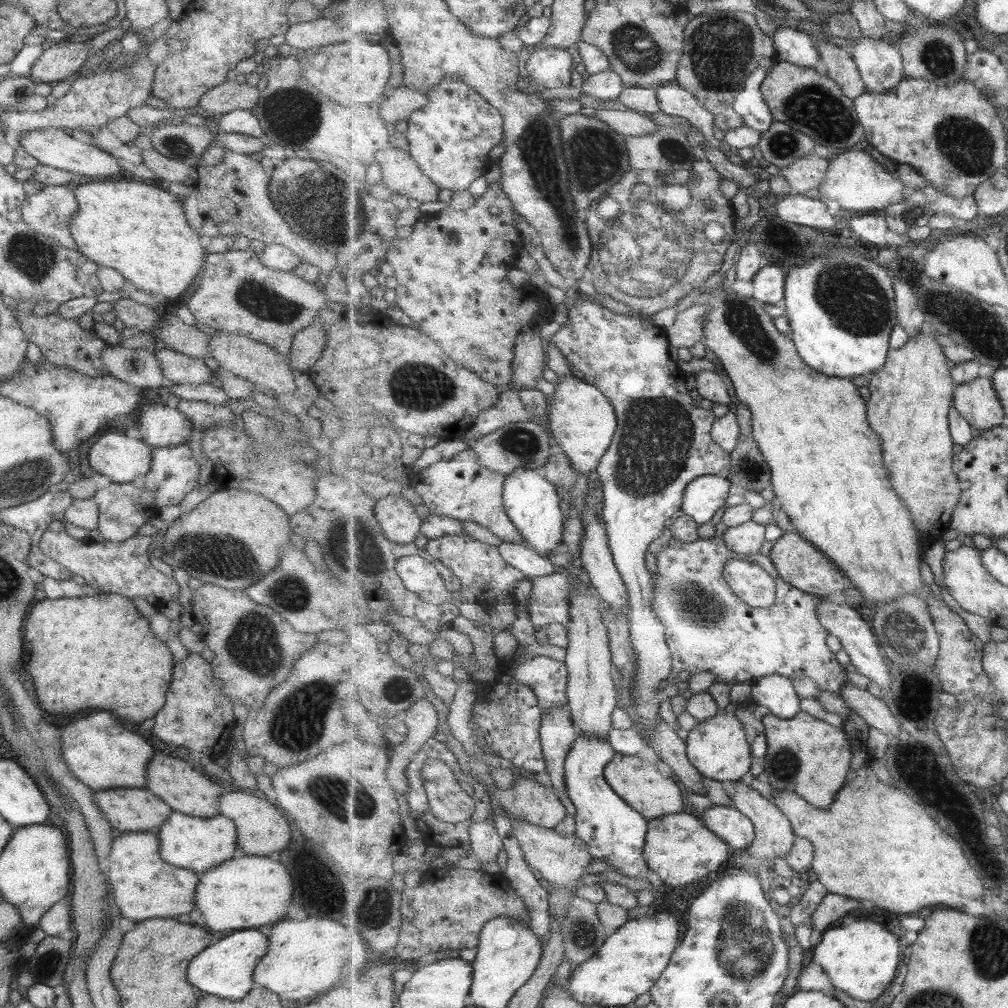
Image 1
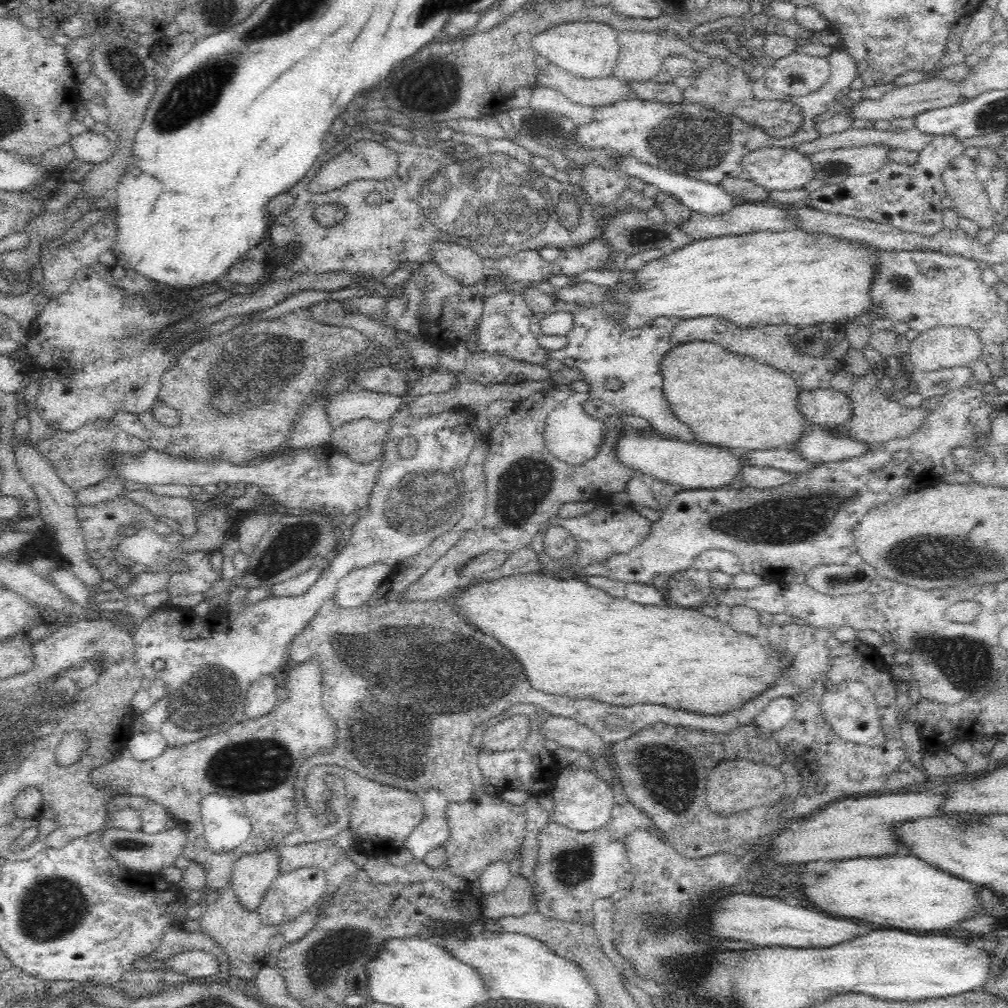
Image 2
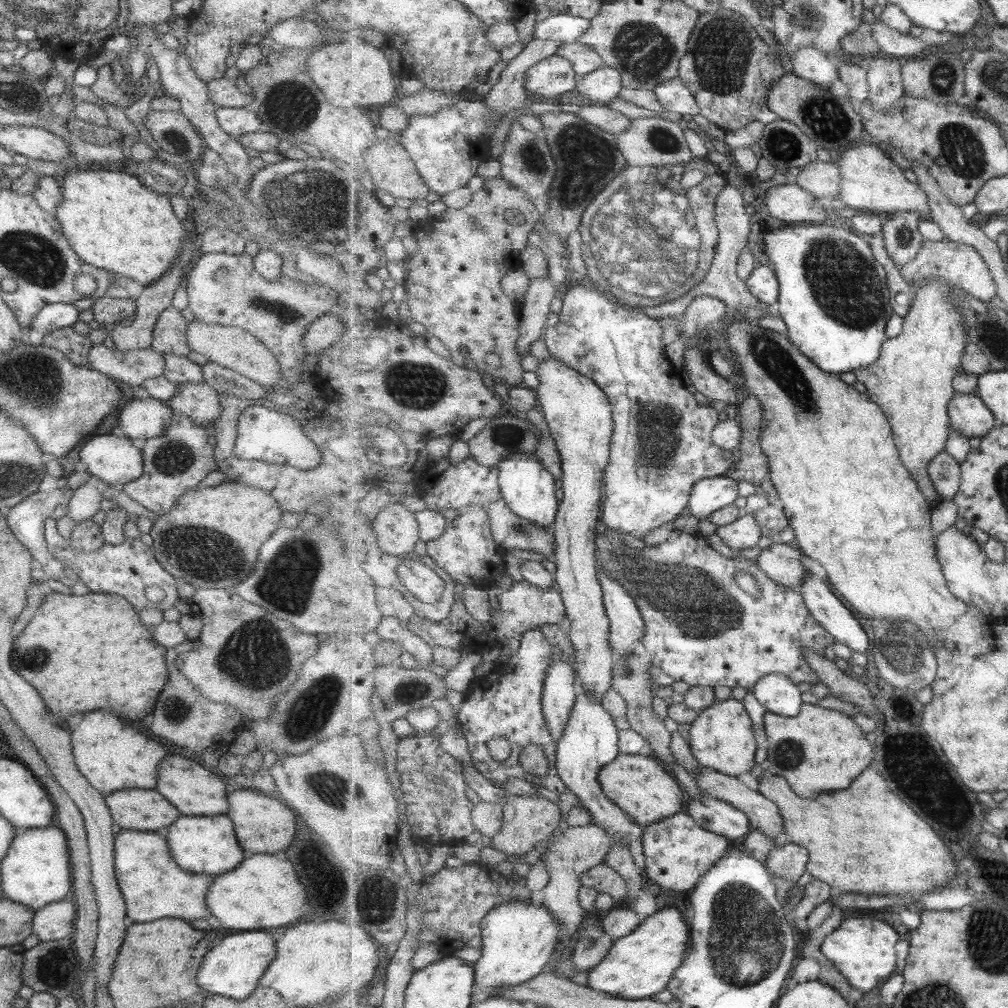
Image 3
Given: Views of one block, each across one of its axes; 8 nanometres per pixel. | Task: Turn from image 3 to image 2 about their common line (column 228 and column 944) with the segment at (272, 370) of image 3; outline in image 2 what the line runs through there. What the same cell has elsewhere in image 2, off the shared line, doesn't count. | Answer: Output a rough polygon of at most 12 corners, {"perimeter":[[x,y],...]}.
{"perimeter":[[938,325],[919,333],[913,369],[968,367],[982,343],[971,328]]}

